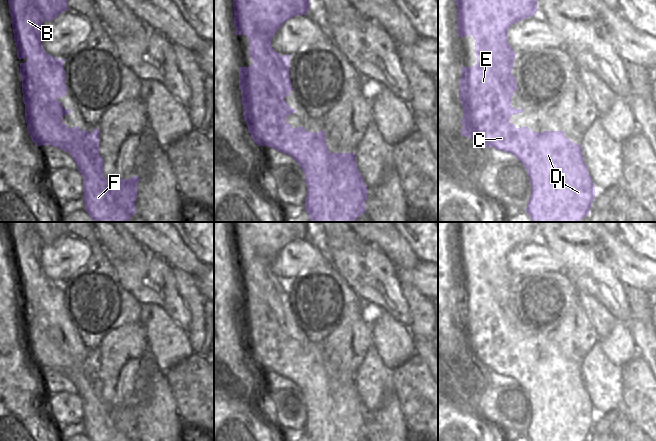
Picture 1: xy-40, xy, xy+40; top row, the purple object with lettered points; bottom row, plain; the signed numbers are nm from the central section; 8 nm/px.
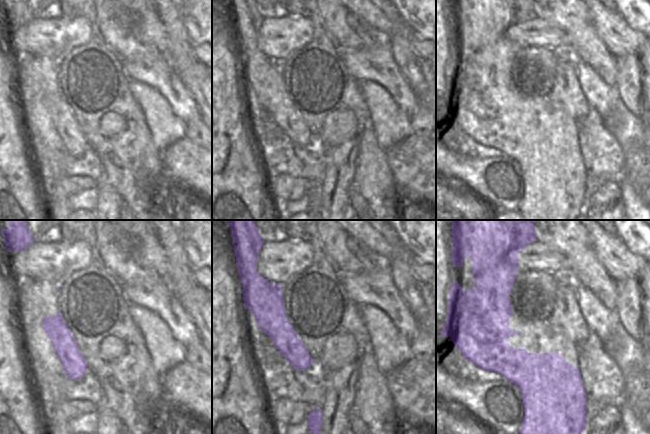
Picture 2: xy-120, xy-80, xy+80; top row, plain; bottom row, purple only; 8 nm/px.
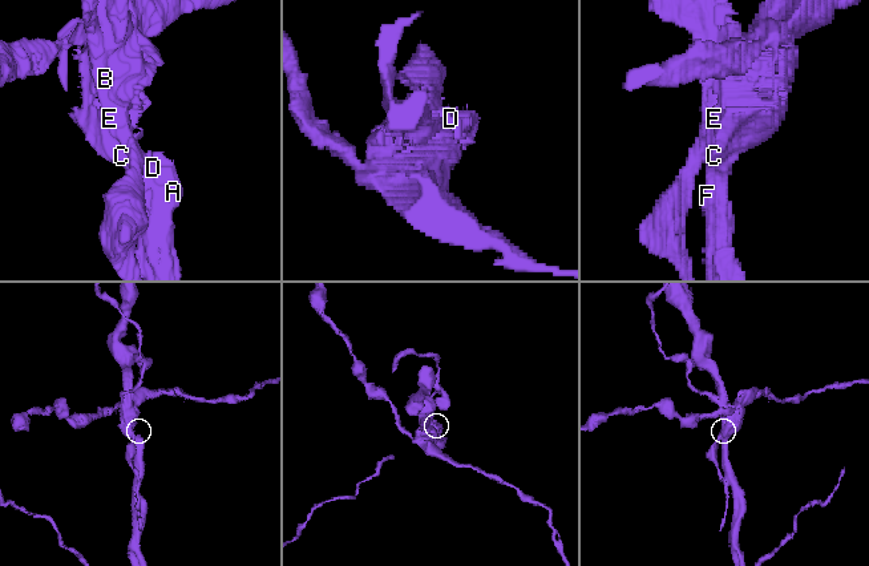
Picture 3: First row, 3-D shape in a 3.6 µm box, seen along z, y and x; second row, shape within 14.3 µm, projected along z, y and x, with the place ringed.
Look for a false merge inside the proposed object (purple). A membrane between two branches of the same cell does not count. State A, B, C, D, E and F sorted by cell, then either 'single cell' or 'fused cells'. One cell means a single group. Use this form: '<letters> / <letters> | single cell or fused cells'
A C D E F / B | fused cells

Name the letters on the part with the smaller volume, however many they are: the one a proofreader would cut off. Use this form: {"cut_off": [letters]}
{"cut_off": ["B"]}

